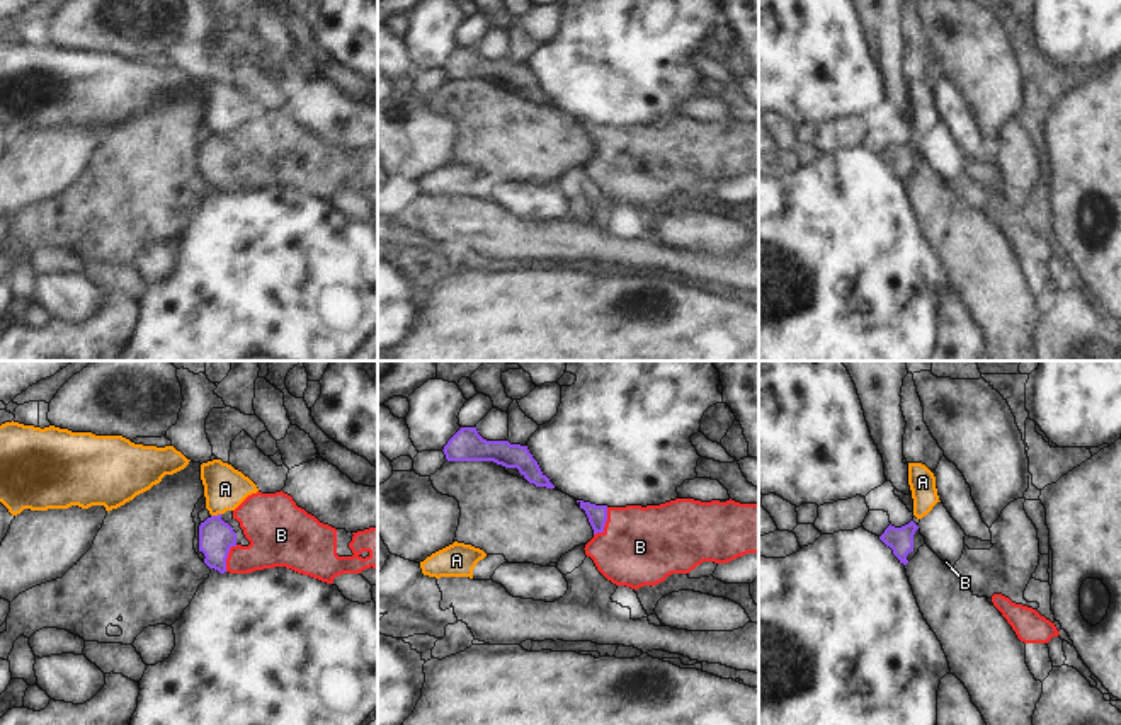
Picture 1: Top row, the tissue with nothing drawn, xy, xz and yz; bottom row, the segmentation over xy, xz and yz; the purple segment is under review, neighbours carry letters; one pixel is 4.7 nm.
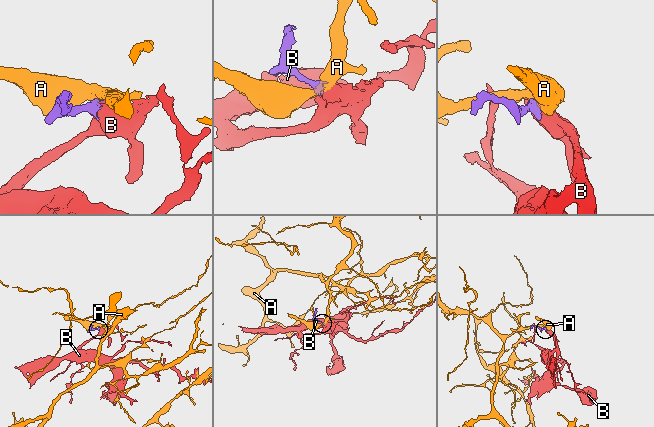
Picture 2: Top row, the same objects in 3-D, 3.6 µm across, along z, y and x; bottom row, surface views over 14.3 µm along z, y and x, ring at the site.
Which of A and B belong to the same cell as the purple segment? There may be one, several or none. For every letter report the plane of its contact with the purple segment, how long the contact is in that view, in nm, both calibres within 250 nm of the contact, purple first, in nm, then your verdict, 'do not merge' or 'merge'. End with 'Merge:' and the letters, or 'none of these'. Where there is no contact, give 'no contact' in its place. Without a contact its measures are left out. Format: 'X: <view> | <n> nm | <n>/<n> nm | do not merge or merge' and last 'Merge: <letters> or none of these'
A: xy | 50 nm | 160/200 nm | do not merge
B: xz | 150 nm | 100/360 nm | merge
Merge: B

